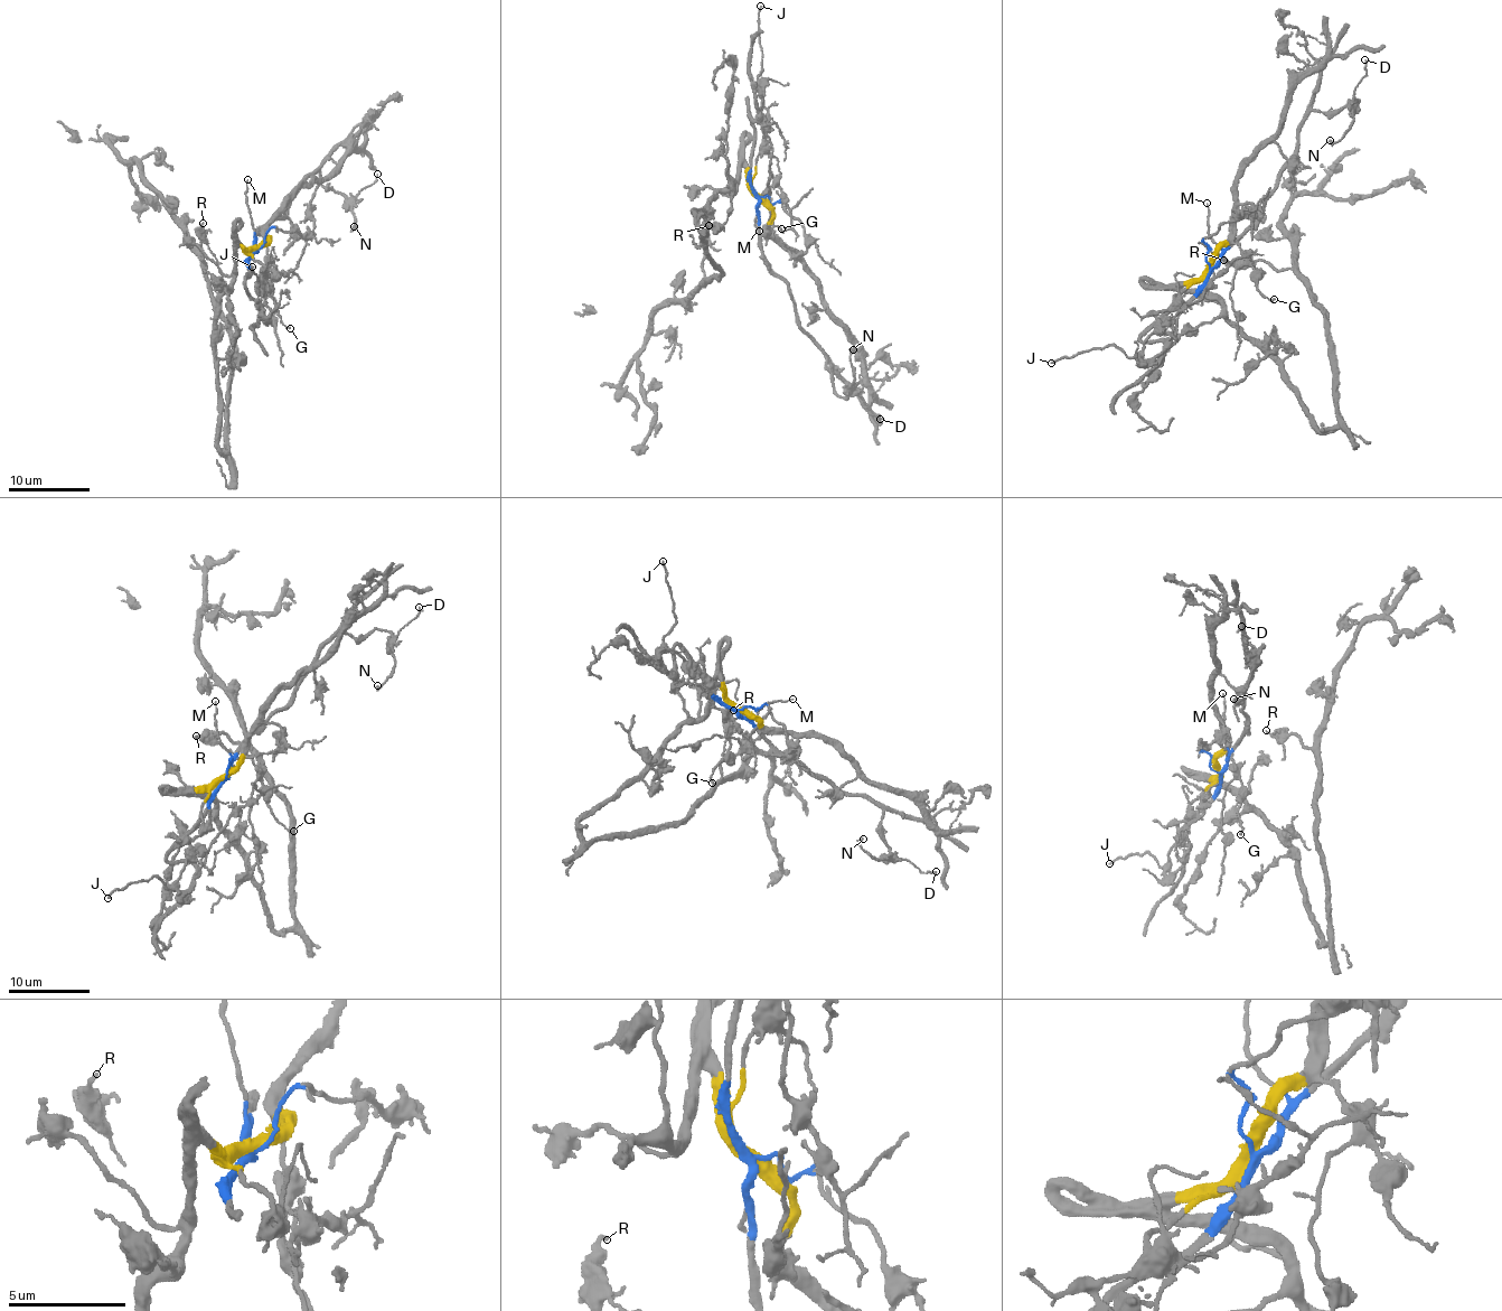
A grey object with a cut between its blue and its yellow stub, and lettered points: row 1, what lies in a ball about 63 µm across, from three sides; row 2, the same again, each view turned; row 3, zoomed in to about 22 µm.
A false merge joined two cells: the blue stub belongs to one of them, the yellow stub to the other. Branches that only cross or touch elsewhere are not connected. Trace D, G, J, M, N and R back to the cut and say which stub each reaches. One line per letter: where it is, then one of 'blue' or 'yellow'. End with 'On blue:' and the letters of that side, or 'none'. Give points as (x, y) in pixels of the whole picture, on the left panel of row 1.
D: at (377, 174); blue
G: at (290, 328); yellow
J: at (252, 267); yellow
M: at (247, 179); blue
N: at (354, 226); blue
R: at (203, 223); yellow
On blue: D, M, N

